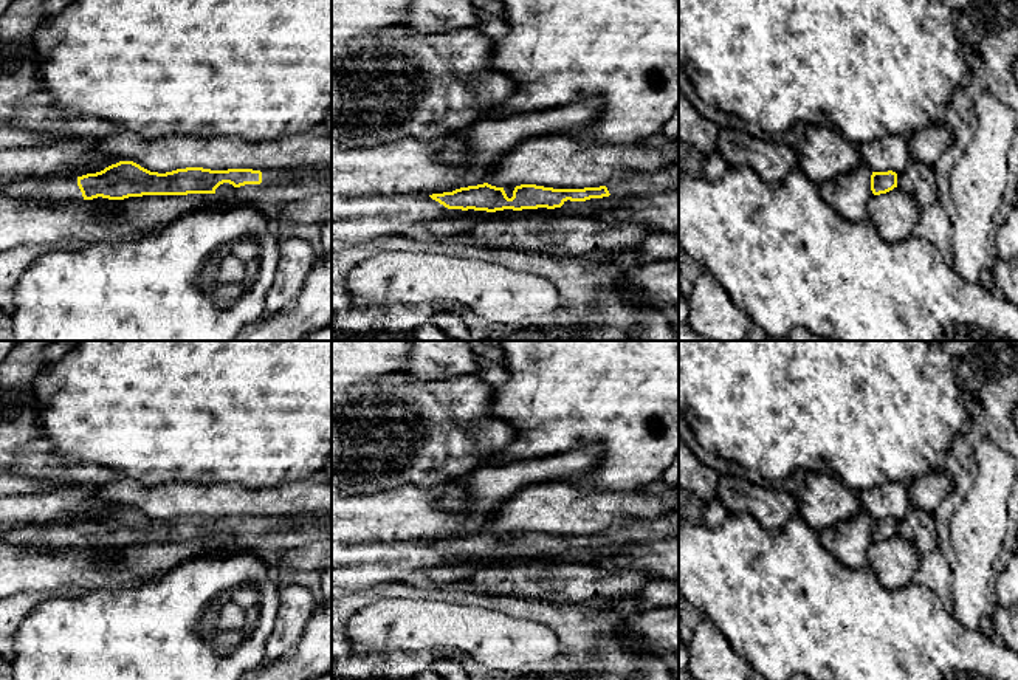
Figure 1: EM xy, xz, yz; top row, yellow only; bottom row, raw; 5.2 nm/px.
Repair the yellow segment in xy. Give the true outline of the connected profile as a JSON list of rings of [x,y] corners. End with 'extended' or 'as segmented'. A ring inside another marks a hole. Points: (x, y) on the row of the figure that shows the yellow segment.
[[[119,161],[96,173],[82,177],[34,180],[22,178],[3,186],[15,200],[51,203],[93,198],[124,200],[143,195],[215,194],[226,201],[251,201],[279,206],[332,189],[332,177],[321,166],[287,170],[203,167],[177,169],[166,173],[150,172],[133,161]]]; extended

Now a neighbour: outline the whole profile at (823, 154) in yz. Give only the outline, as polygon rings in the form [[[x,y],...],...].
[[[806,124],[798,130],[798,167],[817,186],[863,164],[860,149],[834,125]]]

